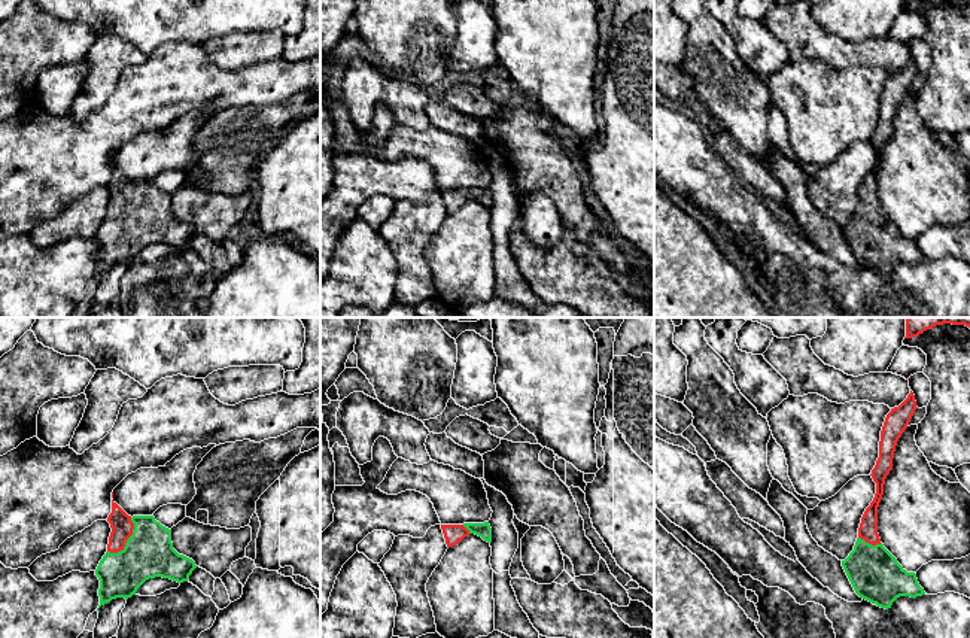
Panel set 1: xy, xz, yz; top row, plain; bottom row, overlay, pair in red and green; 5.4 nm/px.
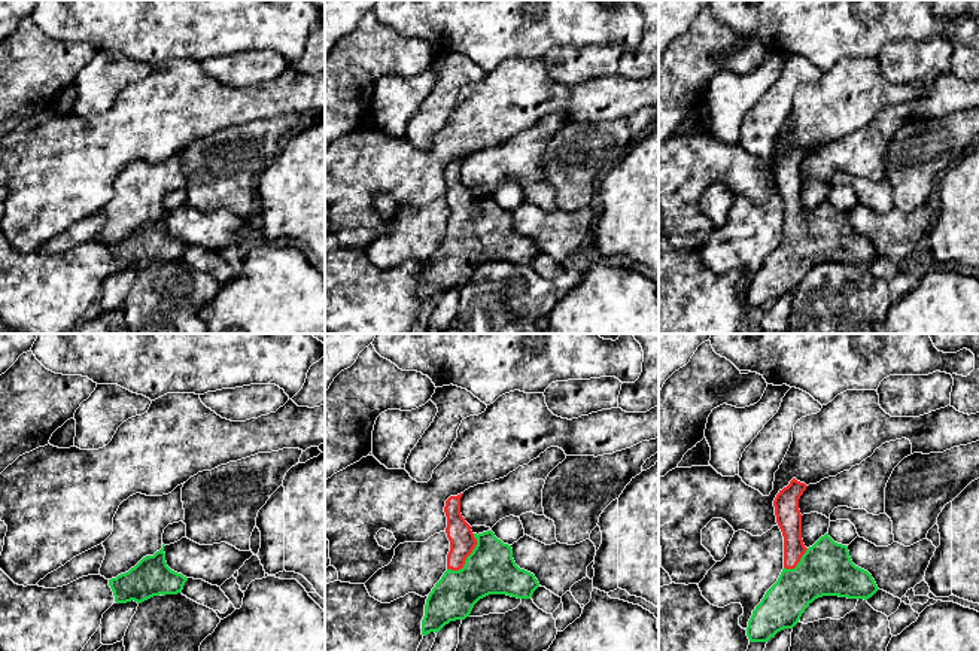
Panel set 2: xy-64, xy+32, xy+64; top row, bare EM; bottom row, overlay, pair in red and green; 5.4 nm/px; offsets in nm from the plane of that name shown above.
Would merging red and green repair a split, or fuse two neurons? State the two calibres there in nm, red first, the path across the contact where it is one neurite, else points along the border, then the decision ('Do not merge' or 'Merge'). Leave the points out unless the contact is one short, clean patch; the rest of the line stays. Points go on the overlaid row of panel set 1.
Thickness 120 nm (red) against 260 nm. Path across: xy (121, 523), (127, 531), (127, 538), (148, 553). Merge

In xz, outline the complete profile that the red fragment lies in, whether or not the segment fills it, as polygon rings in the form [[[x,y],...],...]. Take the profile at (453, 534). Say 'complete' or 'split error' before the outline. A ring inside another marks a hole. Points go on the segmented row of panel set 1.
split error | [[[489,522],[484,523],[463,523],[463,525],[441,525],[447,547],[460,543],[469,534],[481,537],[484,541],[492,543],[492,528]]]

